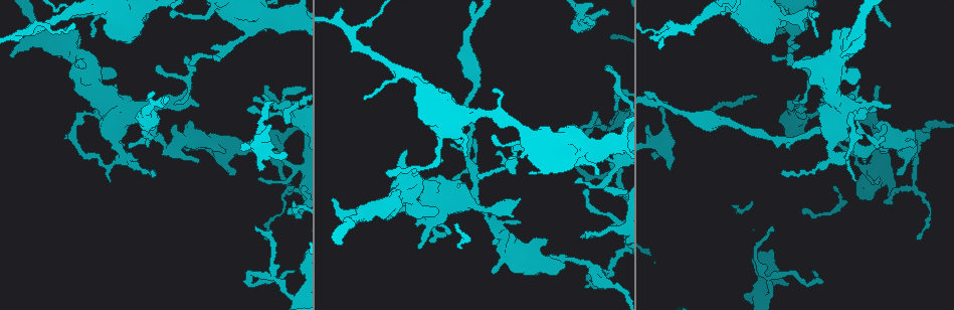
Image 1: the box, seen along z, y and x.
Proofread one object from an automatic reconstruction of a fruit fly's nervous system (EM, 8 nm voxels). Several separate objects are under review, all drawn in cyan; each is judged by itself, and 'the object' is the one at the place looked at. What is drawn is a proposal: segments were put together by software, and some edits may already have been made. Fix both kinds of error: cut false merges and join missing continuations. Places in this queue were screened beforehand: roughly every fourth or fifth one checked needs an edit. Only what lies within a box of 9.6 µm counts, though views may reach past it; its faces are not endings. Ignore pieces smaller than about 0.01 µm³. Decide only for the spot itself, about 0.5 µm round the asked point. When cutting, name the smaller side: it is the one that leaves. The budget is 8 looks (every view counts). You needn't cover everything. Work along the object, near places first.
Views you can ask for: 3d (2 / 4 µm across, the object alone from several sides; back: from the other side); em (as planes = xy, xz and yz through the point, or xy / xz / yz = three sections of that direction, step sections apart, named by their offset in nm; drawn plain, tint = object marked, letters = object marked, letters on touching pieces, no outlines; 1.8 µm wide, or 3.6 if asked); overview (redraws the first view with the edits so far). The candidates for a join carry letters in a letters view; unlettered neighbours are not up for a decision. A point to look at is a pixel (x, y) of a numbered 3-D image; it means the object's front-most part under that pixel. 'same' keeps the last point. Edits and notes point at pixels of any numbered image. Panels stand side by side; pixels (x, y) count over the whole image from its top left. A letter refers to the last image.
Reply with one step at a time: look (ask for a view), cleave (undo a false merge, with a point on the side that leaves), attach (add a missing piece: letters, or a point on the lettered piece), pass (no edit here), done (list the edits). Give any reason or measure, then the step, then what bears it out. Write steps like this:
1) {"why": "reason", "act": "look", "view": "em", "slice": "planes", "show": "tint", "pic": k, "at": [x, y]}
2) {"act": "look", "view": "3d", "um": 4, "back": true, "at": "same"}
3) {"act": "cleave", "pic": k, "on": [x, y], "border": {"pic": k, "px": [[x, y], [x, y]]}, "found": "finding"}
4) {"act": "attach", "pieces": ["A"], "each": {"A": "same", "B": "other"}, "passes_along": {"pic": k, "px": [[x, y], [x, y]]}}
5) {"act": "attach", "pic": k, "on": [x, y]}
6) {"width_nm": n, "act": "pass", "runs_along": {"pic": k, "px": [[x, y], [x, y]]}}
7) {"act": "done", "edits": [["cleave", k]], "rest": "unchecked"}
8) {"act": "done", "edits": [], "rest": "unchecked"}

{"why": "four arms meet", "act": "look", "view": "3d", "um": 4, "pic": 1, "at": [612, 141]}

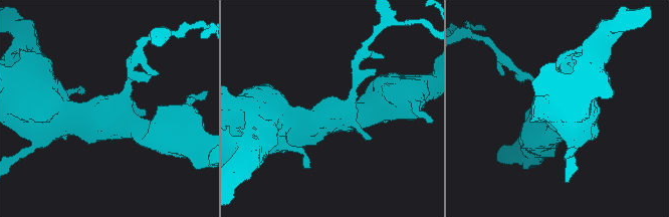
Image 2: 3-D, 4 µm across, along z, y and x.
{"arms": 4, "act": "look", "view": "em", "slice": "xy", "step": 16, "show": "letters", "pic": 2, "at": [328, 112]}

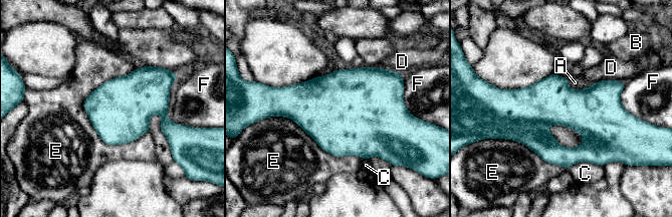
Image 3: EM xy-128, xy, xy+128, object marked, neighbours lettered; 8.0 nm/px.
{"width_nm": 360, "act": "pass", "each": {"A": "other", "B": "other", "C": "other", "D": "other", "E": "other", "F": "other"}, "border": {"pic": 3, "px": [[568, 78], [572, 88], [592, 83]]}, "found": "all the same cell"}

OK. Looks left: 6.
{"why": "an open end", "act": "look", "view": "3d", "um": 2, "pic": 1, "at": [260, 168]}

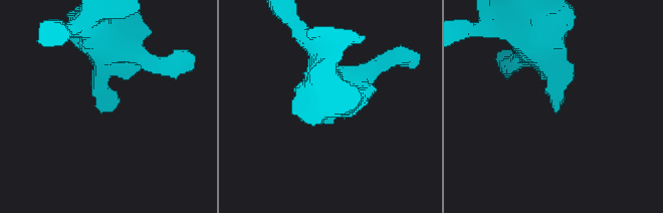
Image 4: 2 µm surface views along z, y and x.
{"why": "now the EM", "act": "look", "view": "em", "slice": "planes", "show": "letters", "pic": 4, "at": [557, 111]}

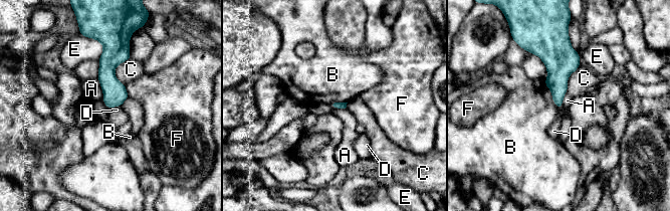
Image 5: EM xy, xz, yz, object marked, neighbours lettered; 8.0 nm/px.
{"act": "pass", "each": {"A": "other", "B": "other", "C": "other", "D": "other", "E": "other", "F": "other"}, "border": {"pic": 5, "px": [[121, 106], [108, 109]]}, "found": "none of them fits"}

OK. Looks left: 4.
{"why": "arms part here", "act": "look", "view": "em", "slice": "planes", "show": "letters", "pic": 1, "at": [617, 158]}

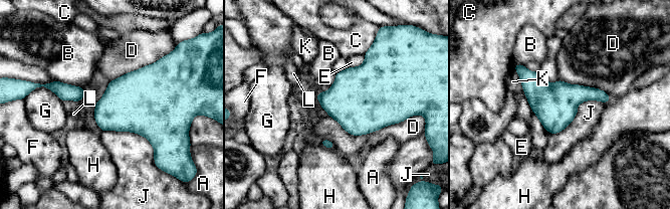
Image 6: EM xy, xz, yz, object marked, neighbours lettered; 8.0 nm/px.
{"width_nm": 360, "act": "pass", "each": {"A": "other", "B": "other", "C": "other", "D": "other", "E": "other", "F": "other", "G": "other", "H": "other", "J": "other", "K": "other", "L": "other"}, "border": {"pic": 6, "px": [[606, 102], [582, 101], [550, 134]]}, "found": "all the same cell"}

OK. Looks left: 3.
{"act": "done", "edits": [], "rest": "unchecked"}

